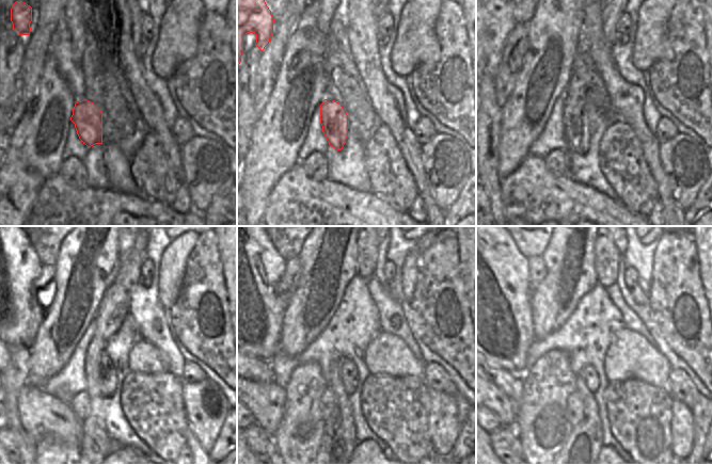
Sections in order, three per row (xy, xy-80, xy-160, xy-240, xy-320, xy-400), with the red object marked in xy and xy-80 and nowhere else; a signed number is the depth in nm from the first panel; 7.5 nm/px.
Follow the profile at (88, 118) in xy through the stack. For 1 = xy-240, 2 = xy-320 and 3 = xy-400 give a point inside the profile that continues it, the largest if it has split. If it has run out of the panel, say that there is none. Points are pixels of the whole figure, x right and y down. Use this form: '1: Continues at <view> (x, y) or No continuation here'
1: Continues at xy-240 (98, 367)
2: Continues at xy-320 (348, 373)
3: Continues at xy-400 (589, 374).

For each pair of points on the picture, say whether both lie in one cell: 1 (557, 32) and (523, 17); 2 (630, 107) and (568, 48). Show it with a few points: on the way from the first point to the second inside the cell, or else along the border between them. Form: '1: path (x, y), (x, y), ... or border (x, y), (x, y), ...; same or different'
1: border (536, 11), (526, 23); different
2: border (581, 27), (575, 51); different

